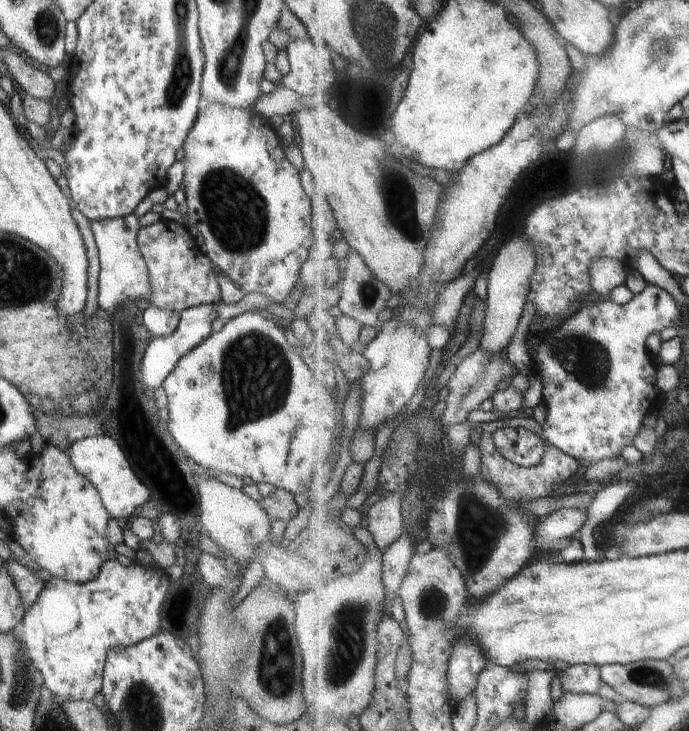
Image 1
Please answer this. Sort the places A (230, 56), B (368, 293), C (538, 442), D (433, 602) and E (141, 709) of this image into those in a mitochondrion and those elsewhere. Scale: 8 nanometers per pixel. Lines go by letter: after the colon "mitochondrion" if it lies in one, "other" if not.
A: mitochondrion
B: mitochondrion
C: other
D: mitochondrion
E: mitochondrion

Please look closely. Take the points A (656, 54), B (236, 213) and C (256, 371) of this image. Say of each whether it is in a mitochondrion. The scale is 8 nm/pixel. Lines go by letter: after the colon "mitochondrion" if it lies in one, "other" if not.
A: mitochondrion
B: mitochondrion
C: mitochondrion

